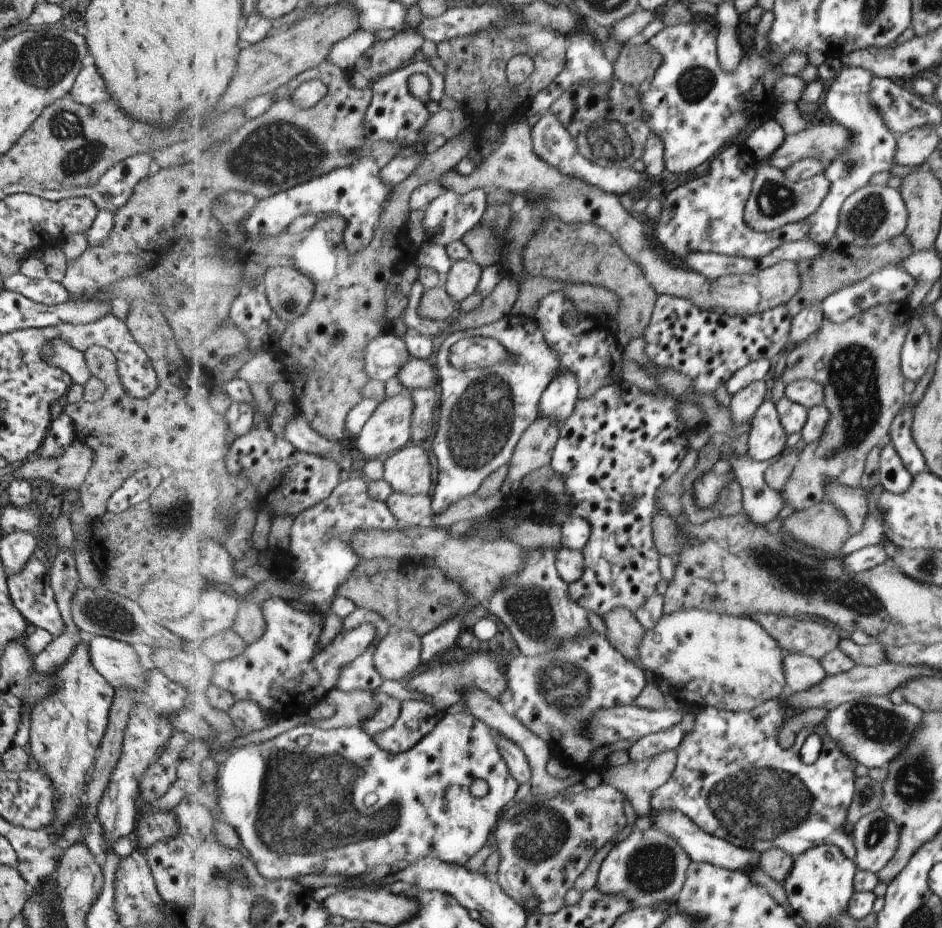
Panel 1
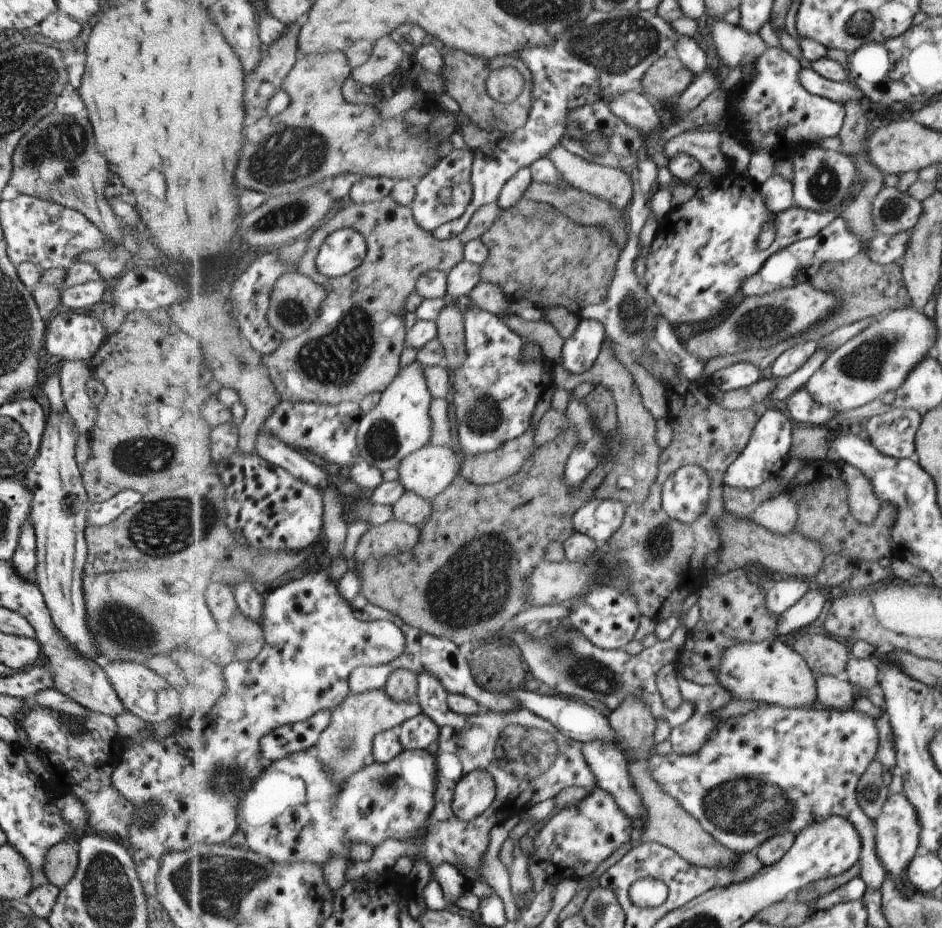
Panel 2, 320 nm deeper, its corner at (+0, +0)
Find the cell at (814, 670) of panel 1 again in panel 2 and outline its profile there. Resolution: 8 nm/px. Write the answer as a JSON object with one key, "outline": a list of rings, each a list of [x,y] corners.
{"outline":[[[822,675],[817,680],[818,702],[822,708],[853,709],[855,688],[842,676]]]}

